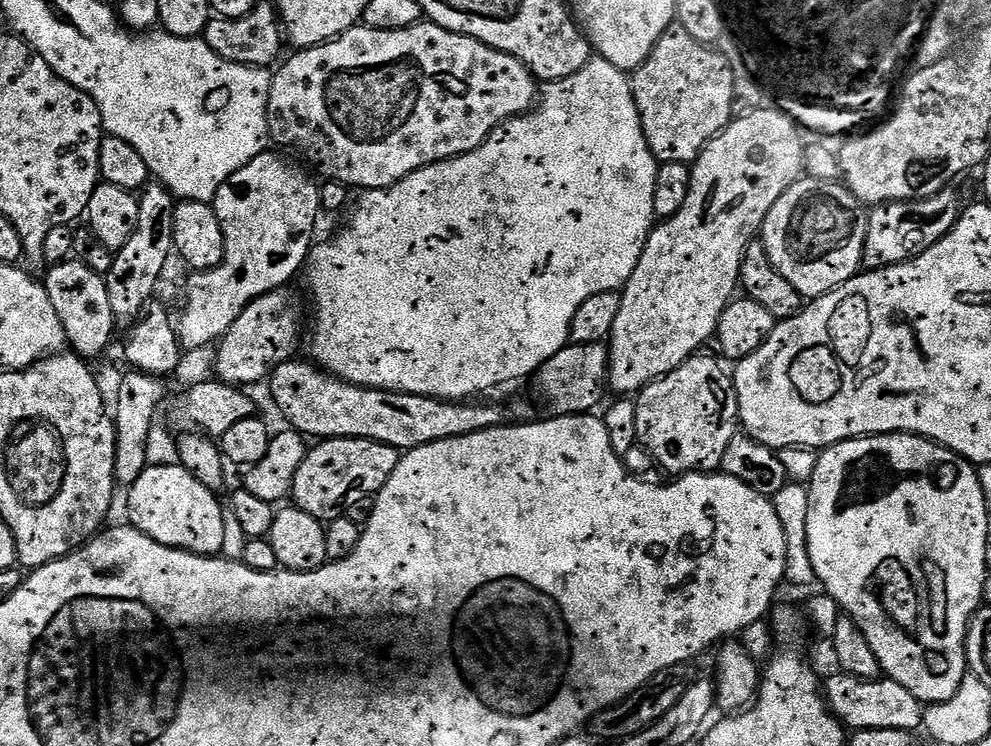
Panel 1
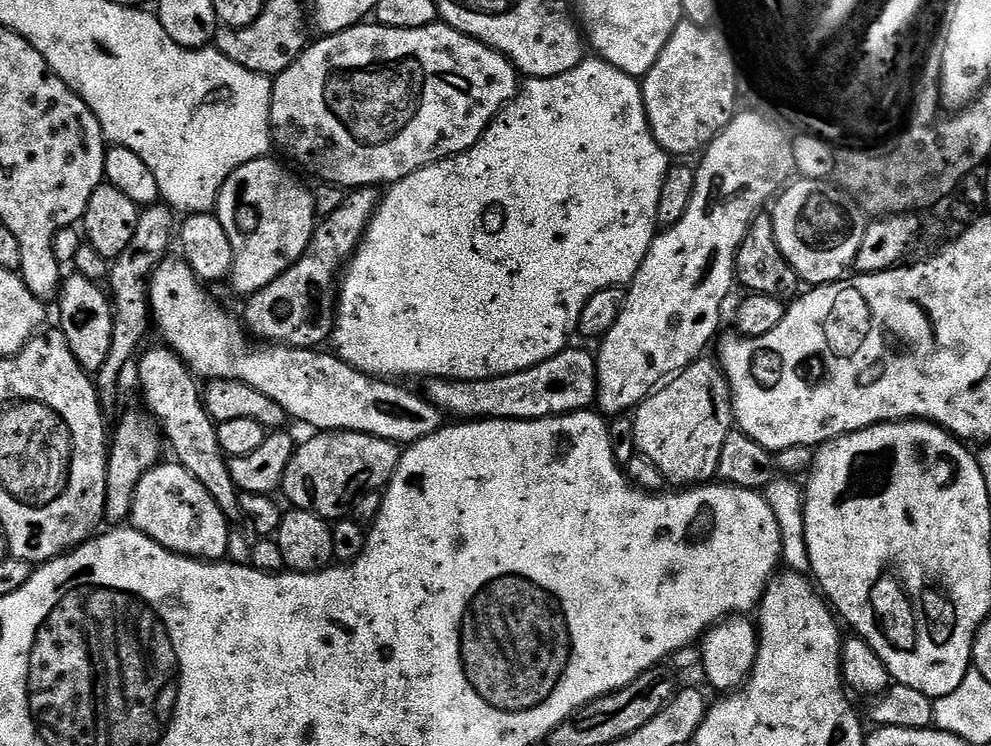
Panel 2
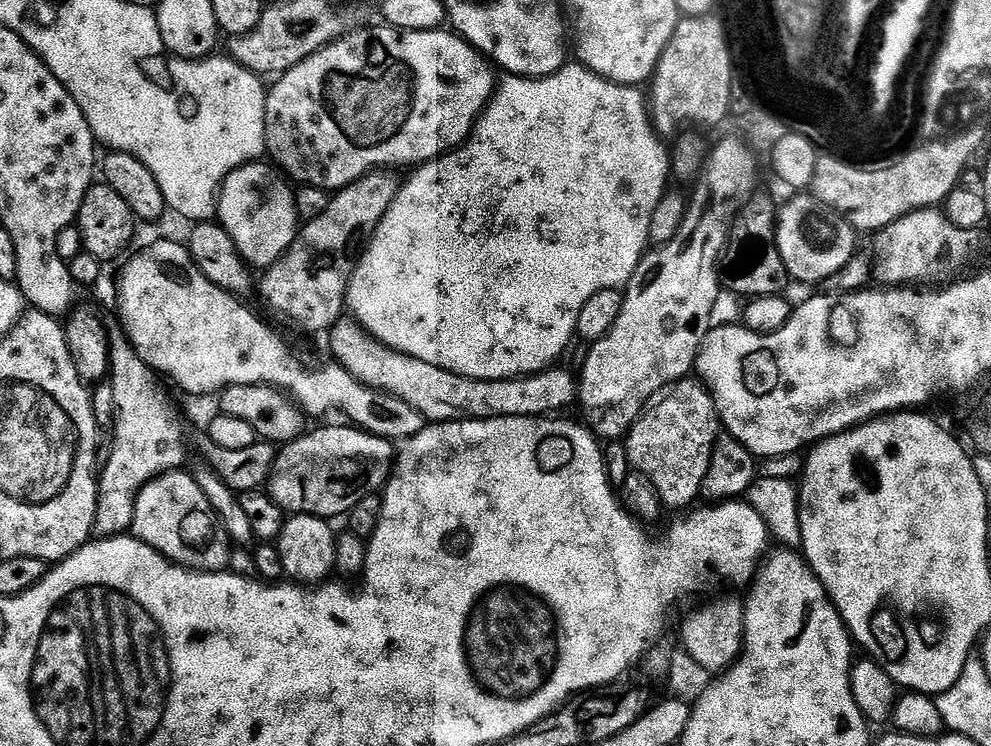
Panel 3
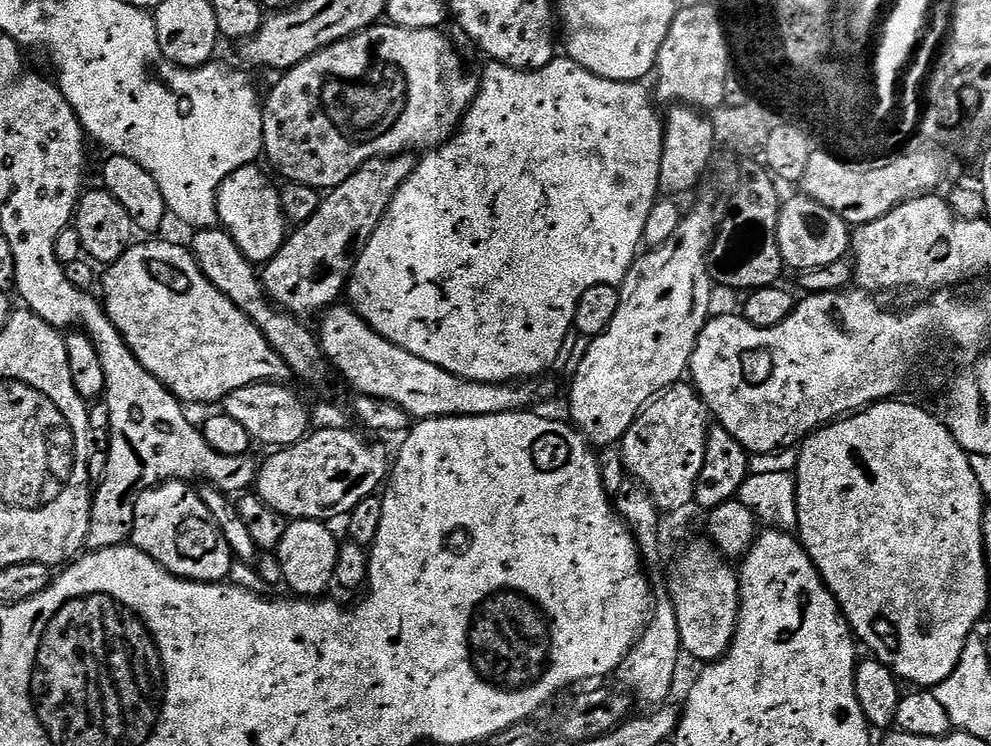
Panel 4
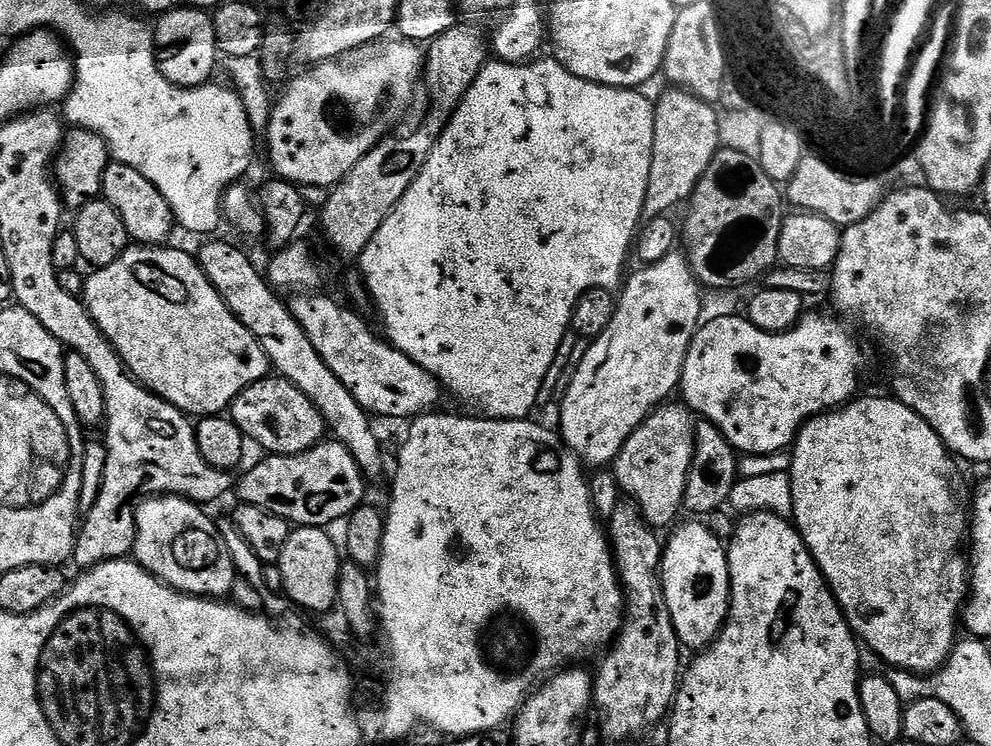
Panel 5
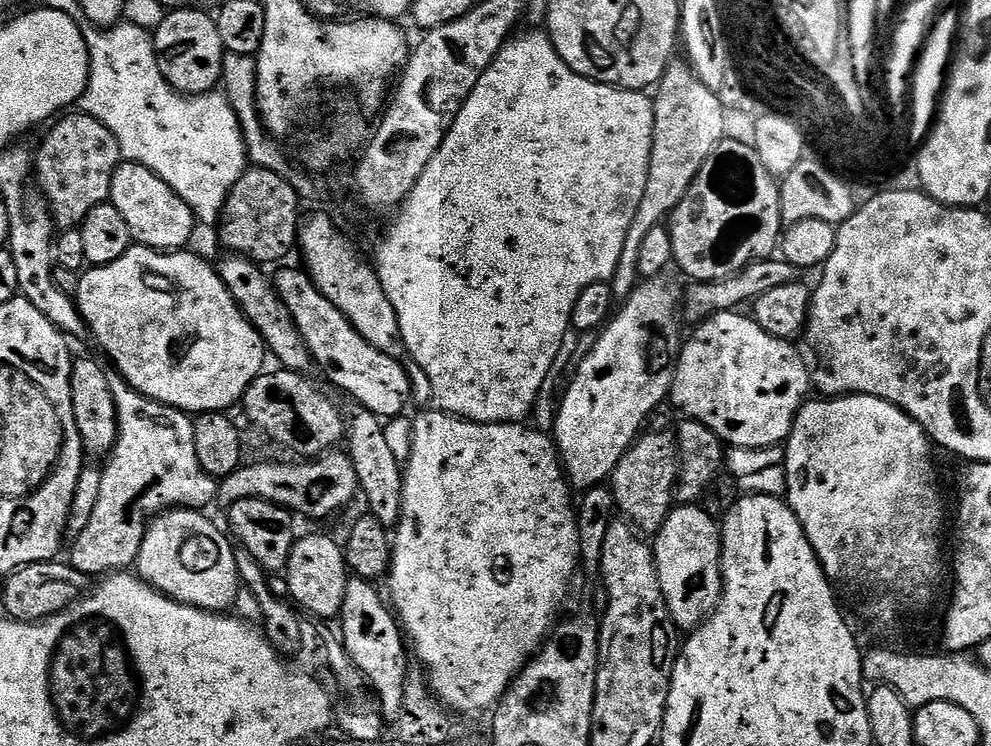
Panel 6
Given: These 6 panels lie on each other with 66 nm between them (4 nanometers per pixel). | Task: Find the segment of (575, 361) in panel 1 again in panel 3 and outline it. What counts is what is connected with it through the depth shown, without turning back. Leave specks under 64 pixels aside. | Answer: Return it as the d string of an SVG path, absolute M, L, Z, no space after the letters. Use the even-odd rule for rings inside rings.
M341 319L330 333L335 363L340 364L354 378L370 388L388 392L394 398L402 398L406 406L414 406L425 421L449 424L455 420L489 420L490 418L522 418L534 416L548 418L560 414L563 408L577 403L578 380L561 366L553 366L531 376L517 376L514 380L479 380L466 378L453 372L430 367L409 360L400 353L385 348L379 340L373 340L359 324L351 319Z

